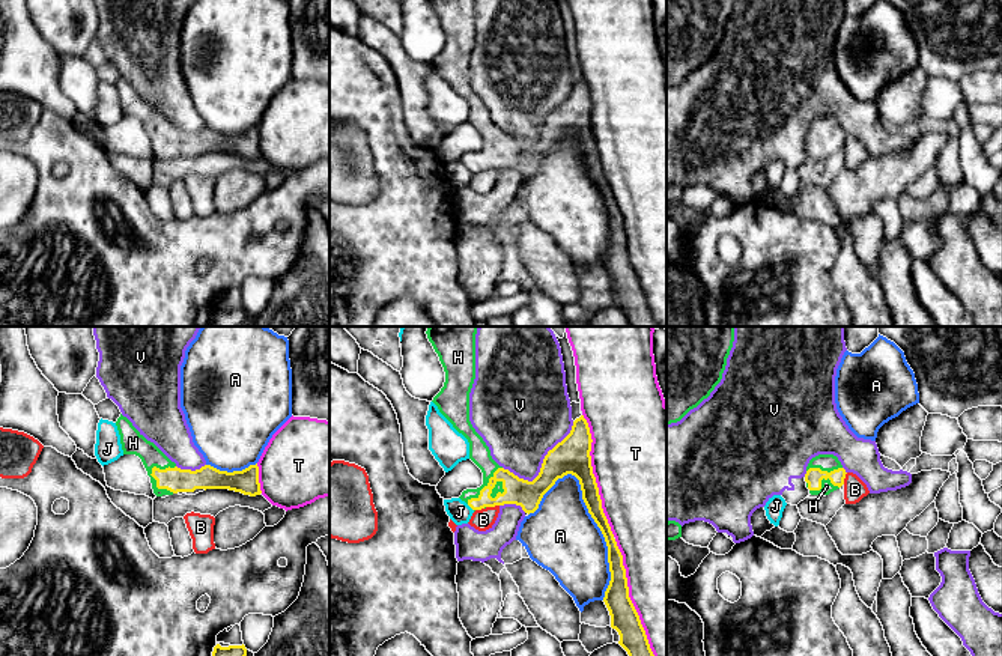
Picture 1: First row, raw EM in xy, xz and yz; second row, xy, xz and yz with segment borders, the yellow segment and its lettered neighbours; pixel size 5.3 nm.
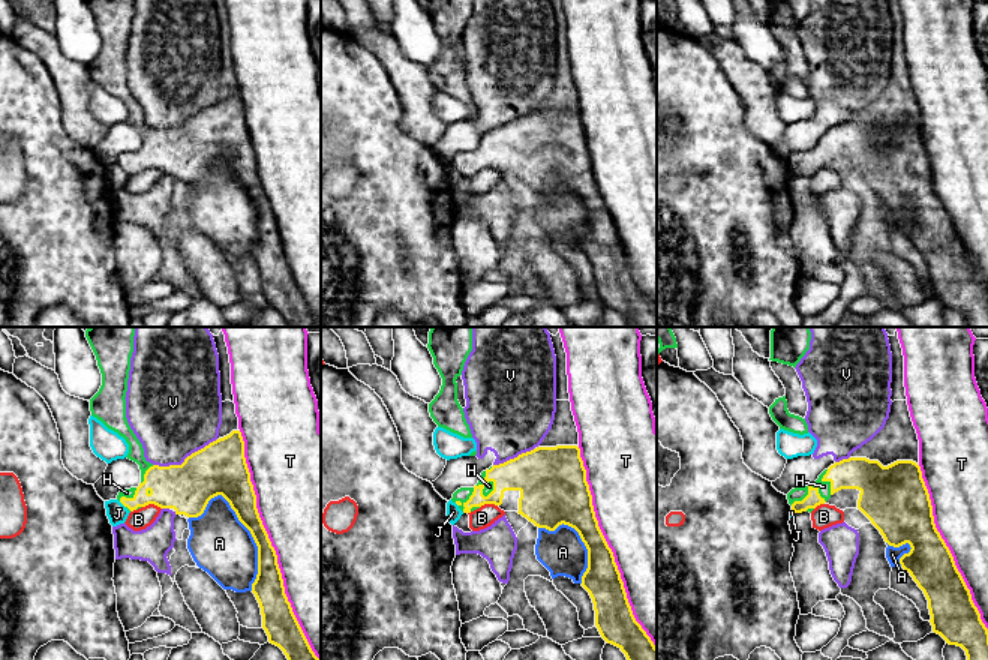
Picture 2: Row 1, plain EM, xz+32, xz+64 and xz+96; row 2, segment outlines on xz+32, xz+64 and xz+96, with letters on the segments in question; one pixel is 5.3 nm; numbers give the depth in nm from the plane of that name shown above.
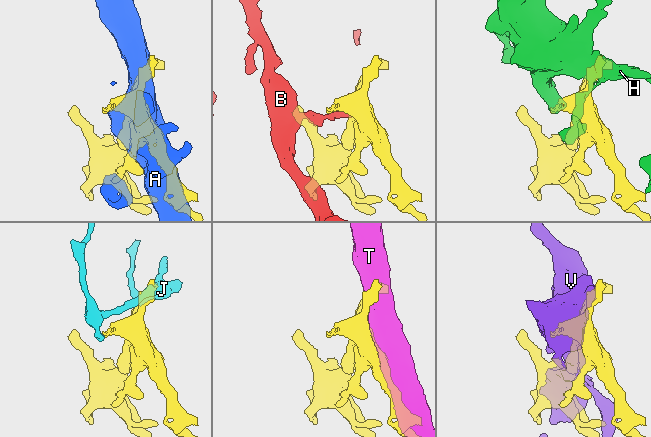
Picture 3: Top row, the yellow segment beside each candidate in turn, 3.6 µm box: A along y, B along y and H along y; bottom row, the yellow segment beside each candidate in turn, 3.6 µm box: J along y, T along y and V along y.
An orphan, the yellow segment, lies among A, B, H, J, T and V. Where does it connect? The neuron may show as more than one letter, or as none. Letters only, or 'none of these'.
H

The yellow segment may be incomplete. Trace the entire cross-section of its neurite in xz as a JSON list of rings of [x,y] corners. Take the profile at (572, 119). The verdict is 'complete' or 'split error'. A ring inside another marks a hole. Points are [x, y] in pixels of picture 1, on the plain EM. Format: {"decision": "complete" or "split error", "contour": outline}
{"decision": "split error", "contour": [[[427,0],[445,35],[445,45],[441,54],[433,60],[433,66],[439,75],[453,87],[453,90],[462,96],[469,105],[469,122],[481,132],[483,147],[477,152],[466,152],[459,159],[474,175],[486,170],[516,167],[521,169],[525,176],[534,176],[543,158],[555,147],[558,141],[567,137],[575,138],[579,143],[582,162],[588,172],[588,176],[600,191],[606,209],[608,209],[608,226],[611,235],[611,244],[605,254],[603,265],[611,278],[611,290],[620,298],[618,307],[627,314],[632,326],[659,326],[654,320],[645,293],[641,287],[639,278],[629,260],[629,250],[626,241],[626,232],[623,229],[623,218],[617,209],[608,182],[602,172],[602,162],[599,150],[591,129],[591,96],[584,78],[573,84],[570,96],[558,105],[543,122],[539,138],[533,143],[524,143],[499,129],[490,119],[490,113],[483,101],[475,95],[469,84],[469,56],[475,42],[475,0]]]}

